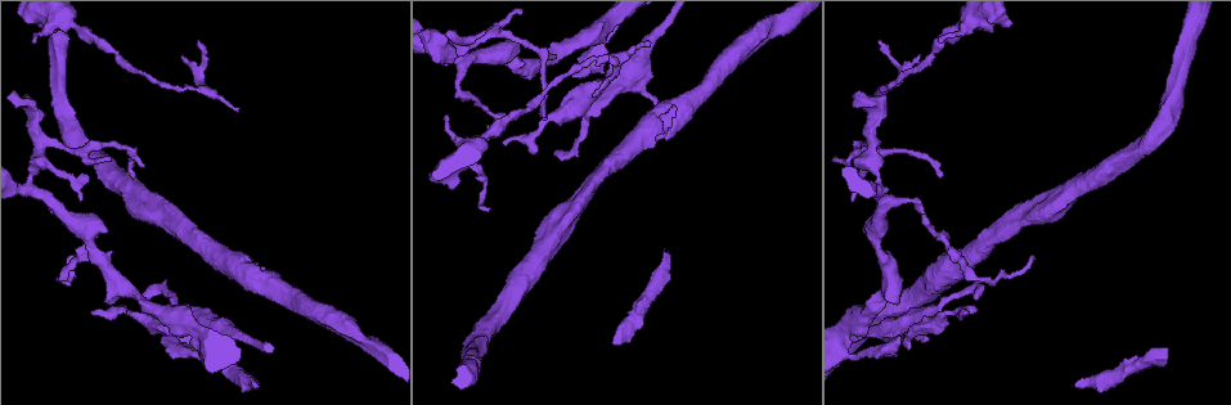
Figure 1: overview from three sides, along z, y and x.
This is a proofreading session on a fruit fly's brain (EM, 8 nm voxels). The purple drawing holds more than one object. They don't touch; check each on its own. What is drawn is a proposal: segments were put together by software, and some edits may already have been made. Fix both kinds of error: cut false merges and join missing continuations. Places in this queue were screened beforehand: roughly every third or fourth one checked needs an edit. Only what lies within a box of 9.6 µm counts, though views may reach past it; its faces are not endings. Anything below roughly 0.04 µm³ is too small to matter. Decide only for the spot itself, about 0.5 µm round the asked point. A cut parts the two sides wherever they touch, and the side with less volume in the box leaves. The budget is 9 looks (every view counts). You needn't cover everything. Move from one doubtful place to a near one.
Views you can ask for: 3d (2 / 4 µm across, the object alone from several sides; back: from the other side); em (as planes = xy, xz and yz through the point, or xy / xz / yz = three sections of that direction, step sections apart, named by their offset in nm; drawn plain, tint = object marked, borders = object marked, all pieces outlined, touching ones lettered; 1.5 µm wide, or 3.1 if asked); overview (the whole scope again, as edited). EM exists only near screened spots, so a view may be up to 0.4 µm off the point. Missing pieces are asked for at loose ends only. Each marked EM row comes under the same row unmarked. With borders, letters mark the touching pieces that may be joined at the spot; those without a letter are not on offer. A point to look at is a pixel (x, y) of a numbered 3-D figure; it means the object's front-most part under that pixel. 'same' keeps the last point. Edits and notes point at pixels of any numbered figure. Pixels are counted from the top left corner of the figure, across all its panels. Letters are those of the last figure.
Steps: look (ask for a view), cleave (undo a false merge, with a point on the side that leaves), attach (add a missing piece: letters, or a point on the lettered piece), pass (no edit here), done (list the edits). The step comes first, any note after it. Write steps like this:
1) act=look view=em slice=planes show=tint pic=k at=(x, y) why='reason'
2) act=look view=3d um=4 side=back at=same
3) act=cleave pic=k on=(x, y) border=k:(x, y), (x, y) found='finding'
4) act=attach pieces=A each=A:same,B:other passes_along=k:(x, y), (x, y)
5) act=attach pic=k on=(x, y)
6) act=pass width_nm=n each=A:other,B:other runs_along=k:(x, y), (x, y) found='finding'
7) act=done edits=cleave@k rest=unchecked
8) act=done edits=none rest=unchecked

act=look view=em slice=planes show=borders pic=1 at=(251, 386) why='branch stops here'

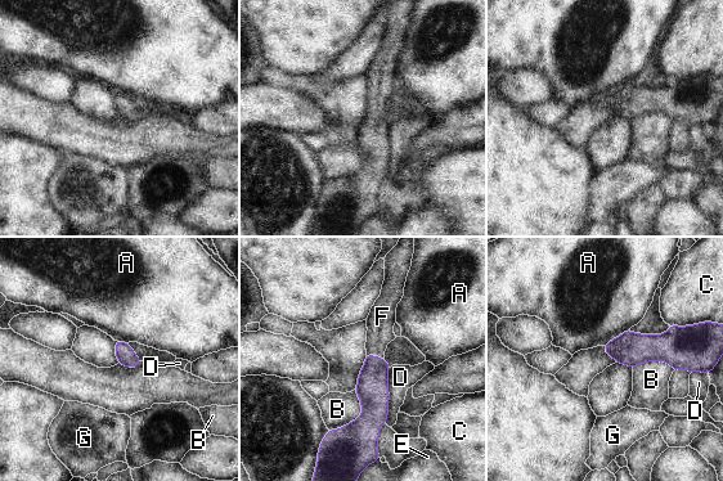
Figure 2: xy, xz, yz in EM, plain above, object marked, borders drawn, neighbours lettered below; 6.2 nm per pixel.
act=attach pieces=F each=A:other,B:other,C:other,D:other,E:other,F:same,G:other found='it goes on there'

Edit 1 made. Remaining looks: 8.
act=look view=overview why='redraw'

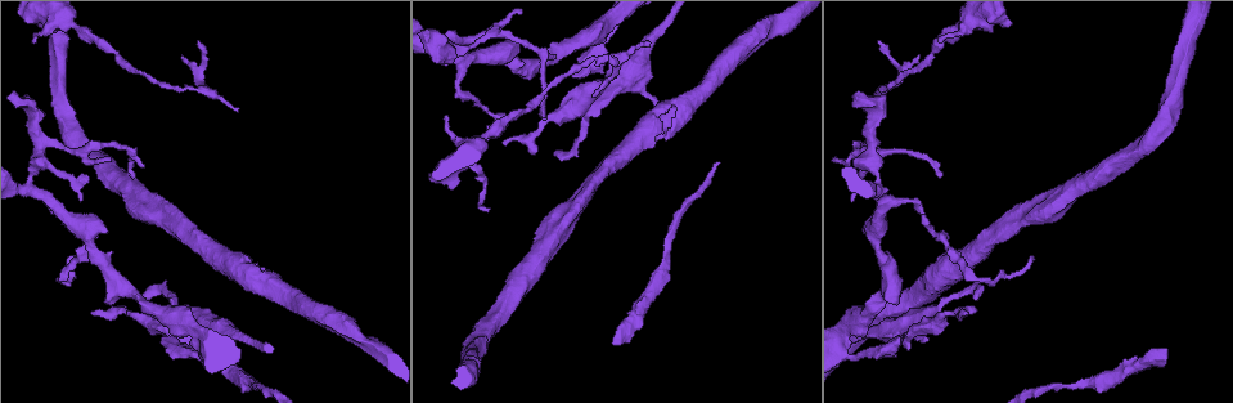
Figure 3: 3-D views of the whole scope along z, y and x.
act=look view=3d um=2 side=back pic=3 at=(505, 146) why='tapers out'

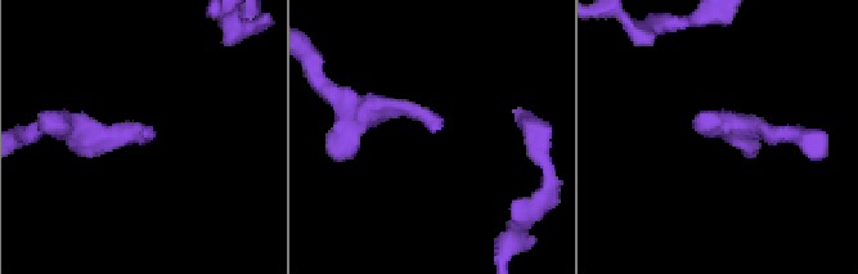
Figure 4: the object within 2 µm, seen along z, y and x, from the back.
act=look view=em slice=xy step=4 show=borders pic=4 at=(152, 139) why='shape alone is not enough'

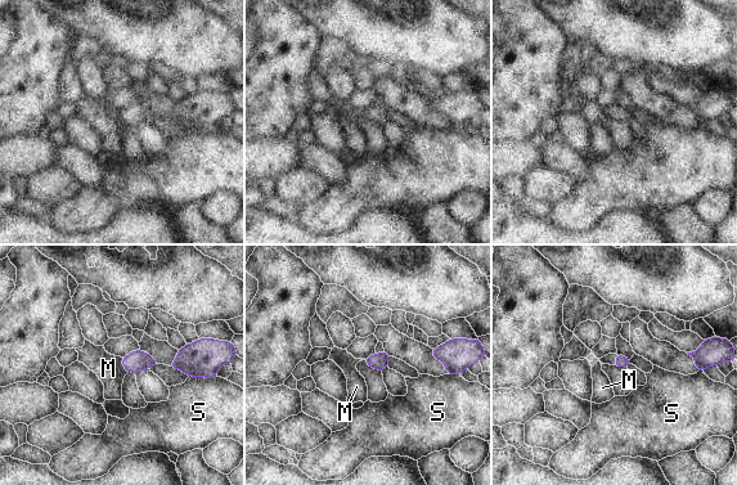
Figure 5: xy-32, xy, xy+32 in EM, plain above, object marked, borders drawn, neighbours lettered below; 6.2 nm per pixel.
act=pass each=M:other,S:other found='none of them fits'

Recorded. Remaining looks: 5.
act=look view=em slice=yz step=4 show=tint pic=3 at=(938, 40) why='an open end'

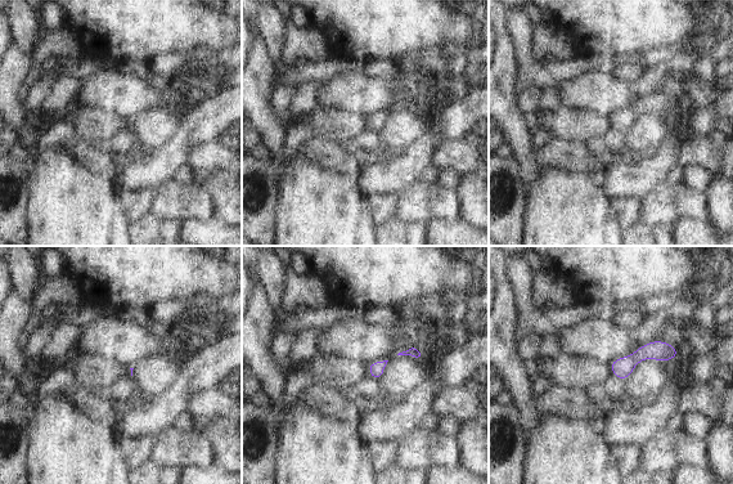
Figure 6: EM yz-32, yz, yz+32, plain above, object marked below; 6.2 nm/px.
act=look view=em slice=planes show=borders at=same

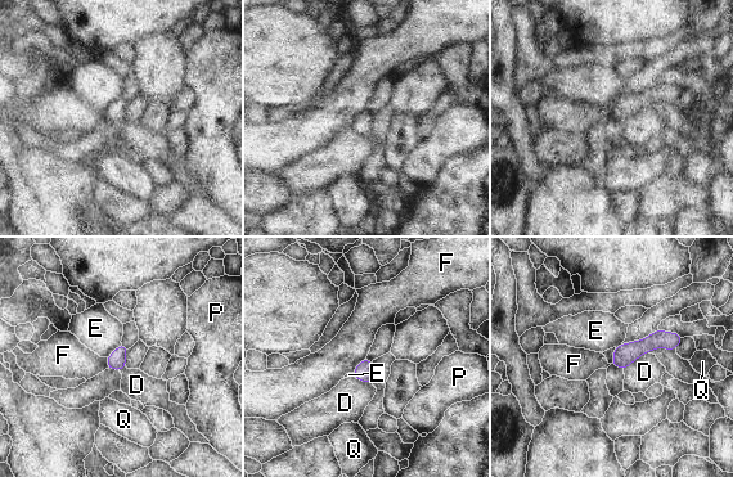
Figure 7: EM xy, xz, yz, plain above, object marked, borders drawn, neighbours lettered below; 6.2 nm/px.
act=pass each=D:other,E:other,F:other,P:other,Q:other border=7:(365, 358), (351, 372) found='none of them fits'

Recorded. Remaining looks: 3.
act=look view=em slice=xz step=4 show=borders pic=3 at=(654, 105) why='branch stops here'

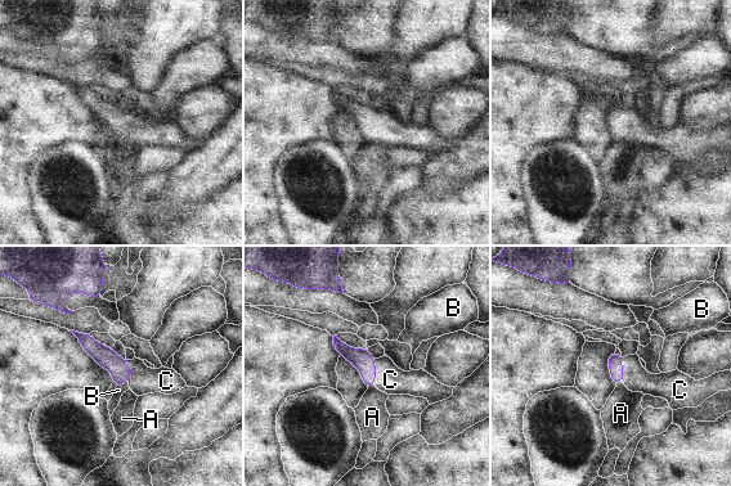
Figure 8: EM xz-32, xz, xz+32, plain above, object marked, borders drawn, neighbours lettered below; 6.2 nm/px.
act=attach pieces=C each=A:other,B:other,C:same passes_along=8:(360, 358), (376, 372), (390, 379) found='it goes on there'

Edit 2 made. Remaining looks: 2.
act=done edits=attach@2,attach@8 rest=unchecked

